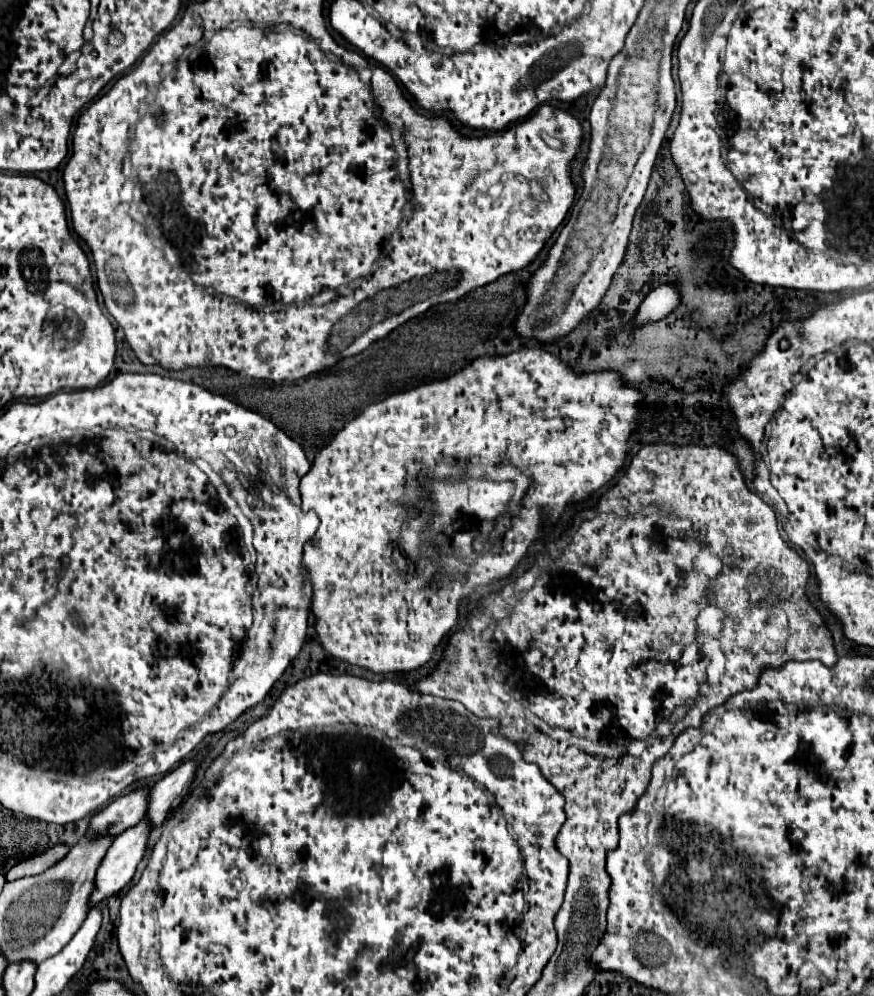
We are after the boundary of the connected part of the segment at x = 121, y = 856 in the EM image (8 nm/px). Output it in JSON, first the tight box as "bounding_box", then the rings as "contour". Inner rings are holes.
{"bounding_box":[91,818,153,906],"contour":[[[143,818],[137,826],[117,836],[117,840],[109,848],[109,852],[105,854],[97,870],[91,906],[105,902],[111,894],[119,892],[133,878],[135,868],[147,850],[151,832],[153,832],[153,826],[149,826],[149,822],[145,822]]]}

